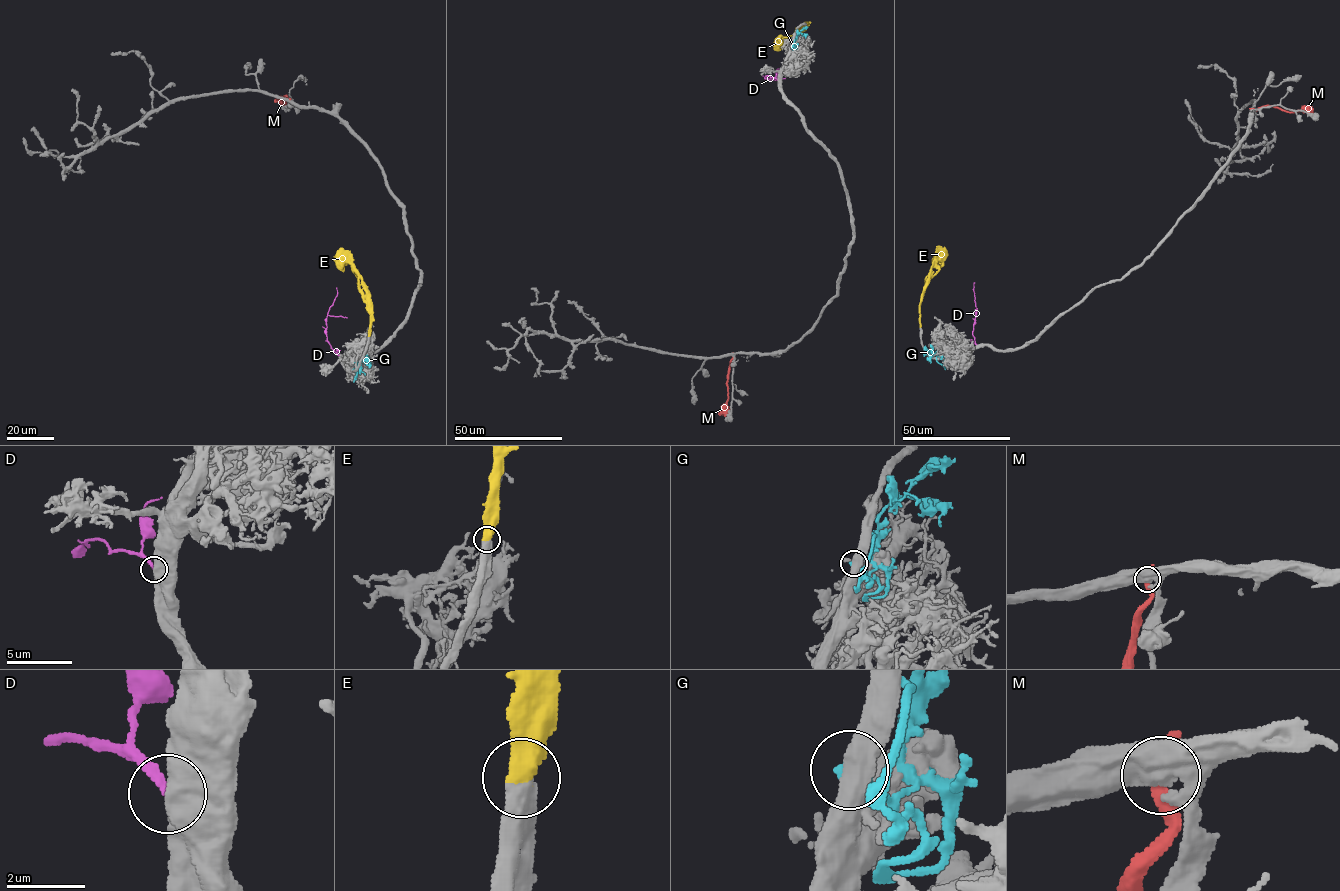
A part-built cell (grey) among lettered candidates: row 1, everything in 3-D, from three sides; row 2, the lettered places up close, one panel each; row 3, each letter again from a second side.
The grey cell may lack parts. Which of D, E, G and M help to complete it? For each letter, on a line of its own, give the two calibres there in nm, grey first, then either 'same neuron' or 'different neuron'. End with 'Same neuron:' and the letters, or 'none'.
D: calibres 750 and 280 nm; different neuron
E: calibres 550 and 600 nm; same neuron
G: calibres 440 and 340 nm; different neuron
M: calibres 480 and 550 nm; different neuron
Same neuron: E

